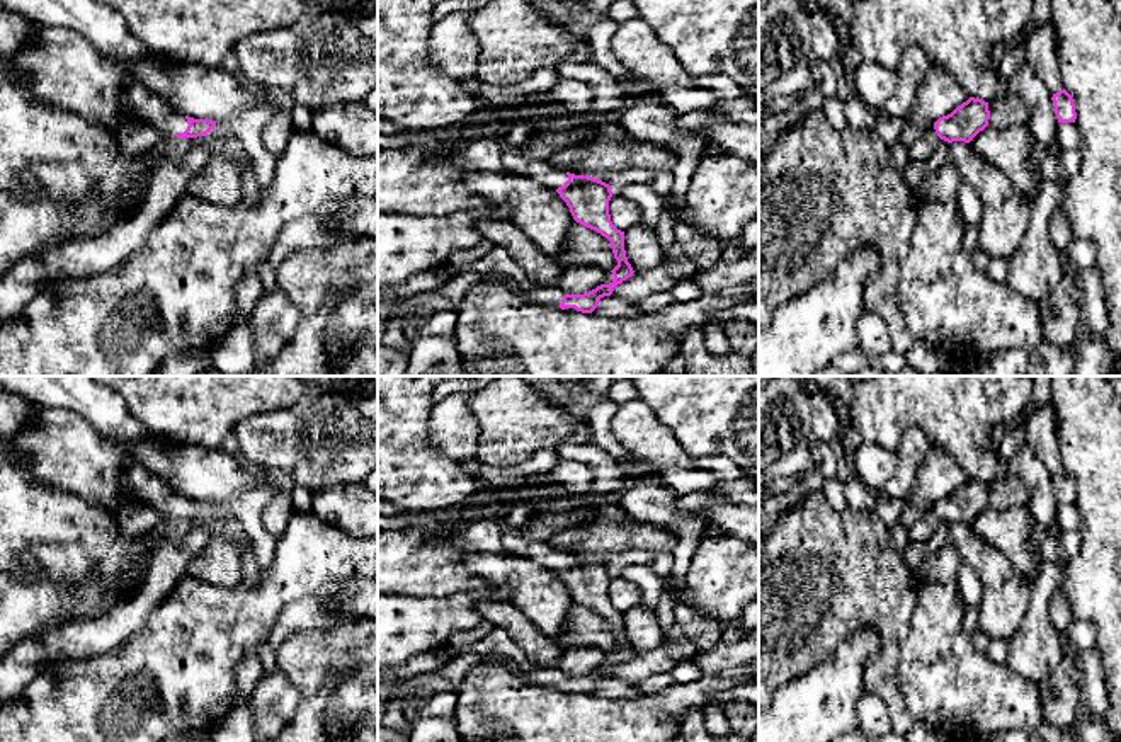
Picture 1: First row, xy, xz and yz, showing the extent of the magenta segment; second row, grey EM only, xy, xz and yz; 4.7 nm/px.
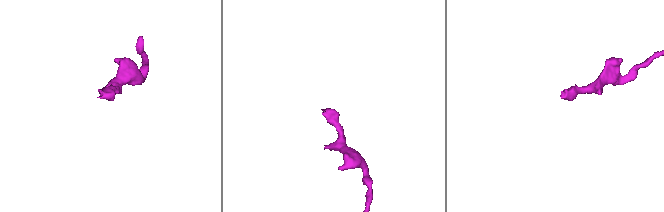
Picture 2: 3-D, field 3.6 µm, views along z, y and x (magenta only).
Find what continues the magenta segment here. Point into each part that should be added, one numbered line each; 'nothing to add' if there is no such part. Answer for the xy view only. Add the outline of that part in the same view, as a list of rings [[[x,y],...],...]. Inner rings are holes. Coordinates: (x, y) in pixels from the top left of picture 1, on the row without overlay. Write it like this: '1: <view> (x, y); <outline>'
1: xy (143, 487); [[[138,465],[128,471],[122,480],[126,495],[131,499],[131,505],[150,505],[160,512],[160,516],[179,516],[189,507],[184,495],[175,494],[160,475]]]

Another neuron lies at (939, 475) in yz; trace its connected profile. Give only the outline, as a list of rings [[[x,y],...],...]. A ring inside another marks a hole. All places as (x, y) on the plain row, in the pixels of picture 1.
[[[927,446],[915,485],[905,499],[900,522],[910,529],[934,504],[970,480],[968,471],[944,448]]]

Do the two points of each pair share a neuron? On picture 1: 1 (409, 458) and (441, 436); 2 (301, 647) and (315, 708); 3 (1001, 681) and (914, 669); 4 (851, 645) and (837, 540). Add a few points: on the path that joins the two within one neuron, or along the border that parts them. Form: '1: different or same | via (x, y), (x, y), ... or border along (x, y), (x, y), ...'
1: different | border along (432, 405), (427, 443), (460, 463)
2: different | border along (342, 671), (330, 673), (312, 695), (301, 700)
3: same | via (978, 681), (948, 681), (936, 669)
4: different | border along (847, 635), (861, 628), (873, 628), (882, 642)

